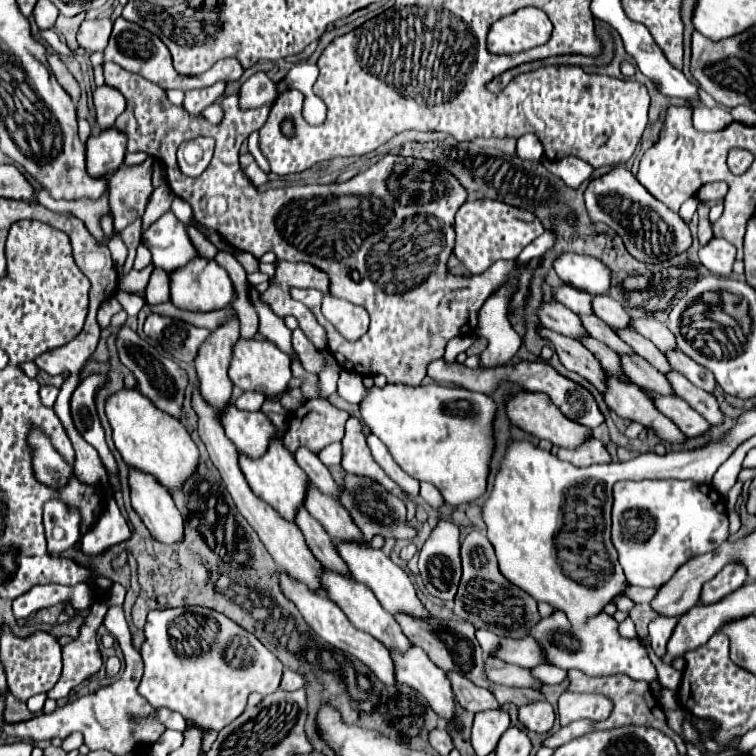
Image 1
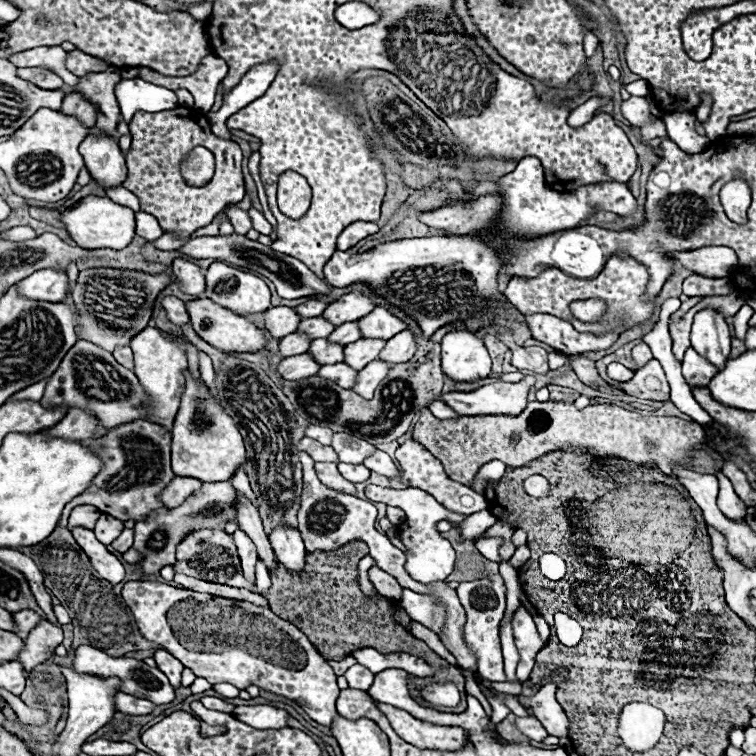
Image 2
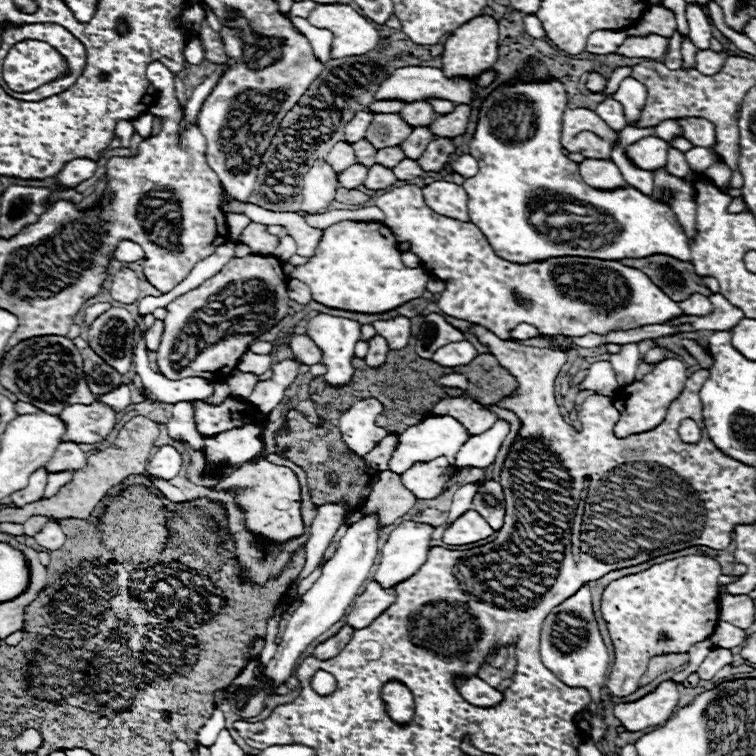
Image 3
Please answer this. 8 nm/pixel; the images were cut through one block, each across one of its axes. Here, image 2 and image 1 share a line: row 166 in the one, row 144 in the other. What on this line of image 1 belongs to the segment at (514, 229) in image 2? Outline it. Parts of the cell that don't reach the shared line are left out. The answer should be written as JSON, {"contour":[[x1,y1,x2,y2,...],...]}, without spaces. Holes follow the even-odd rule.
{"contour":[[524,134,516,142,516,154,522,160,540,160,542,158,542,144,536,134]]}

